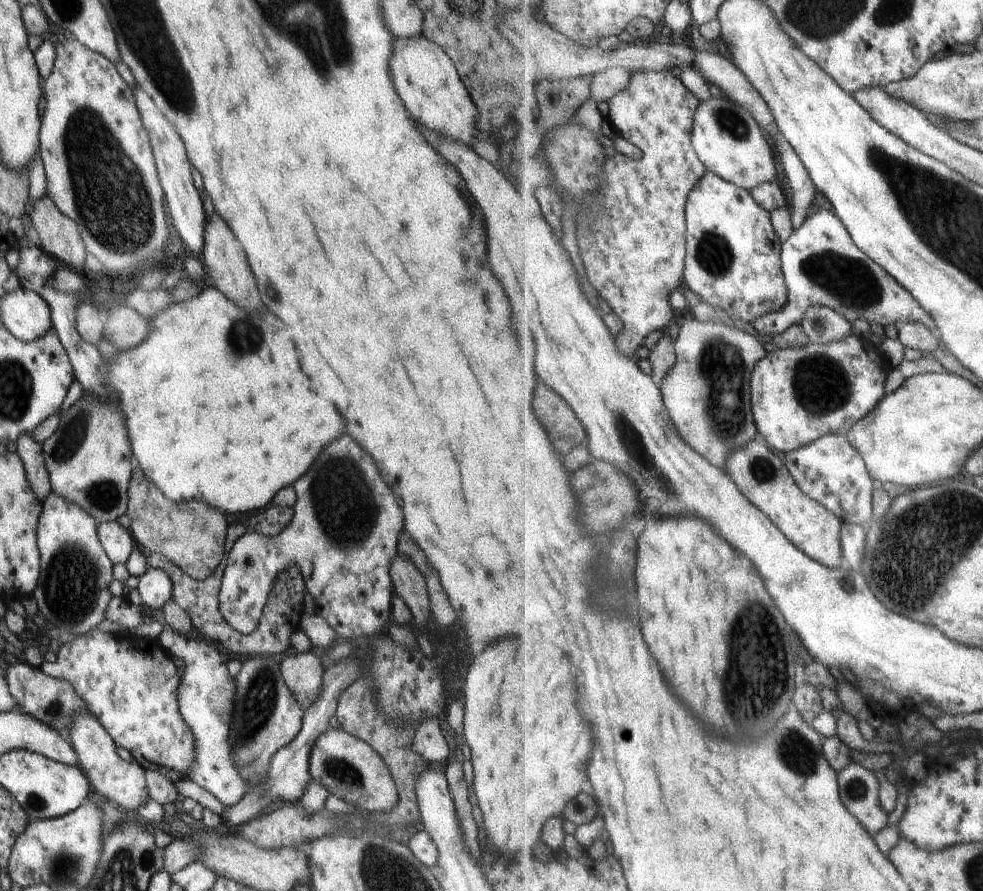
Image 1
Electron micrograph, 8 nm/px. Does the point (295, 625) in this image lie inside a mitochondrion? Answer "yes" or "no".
no

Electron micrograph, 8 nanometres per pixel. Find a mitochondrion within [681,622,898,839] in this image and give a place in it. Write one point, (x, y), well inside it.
(796, 751)

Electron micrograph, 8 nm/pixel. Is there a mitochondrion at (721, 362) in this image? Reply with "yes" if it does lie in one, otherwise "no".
yes

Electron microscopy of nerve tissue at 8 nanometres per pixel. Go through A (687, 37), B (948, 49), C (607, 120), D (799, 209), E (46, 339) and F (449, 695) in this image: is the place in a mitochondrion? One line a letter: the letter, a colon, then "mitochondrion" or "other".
A: other
B: other
C: other
D: other
E: other
F: other

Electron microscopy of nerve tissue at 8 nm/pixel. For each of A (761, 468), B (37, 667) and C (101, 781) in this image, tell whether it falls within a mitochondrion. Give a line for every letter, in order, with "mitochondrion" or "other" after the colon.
A: mitochondrion
B: other
C: other

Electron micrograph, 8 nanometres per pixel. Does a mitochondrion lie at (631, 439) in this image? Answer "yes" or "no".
yes

